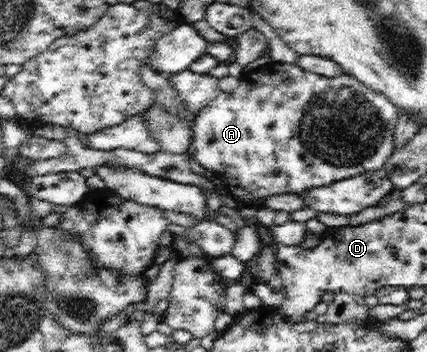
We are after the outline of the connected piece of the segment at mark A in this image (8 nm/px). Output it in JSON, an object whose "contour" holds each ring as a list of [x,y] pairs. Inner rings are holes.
{"contour":[[[273,60],[263,69],[276,87],[239,87],[235,92],[221,92],[207,108],[197,114],[190,153],[221,180],[224,194],[238,205],[264,206],[277,196],[307,196],[313,190],[333,186],[372,170],[379,170],[391,156],[398,110],[382,94],[350,77],[329,78],[305,72],[294,63]]]}

